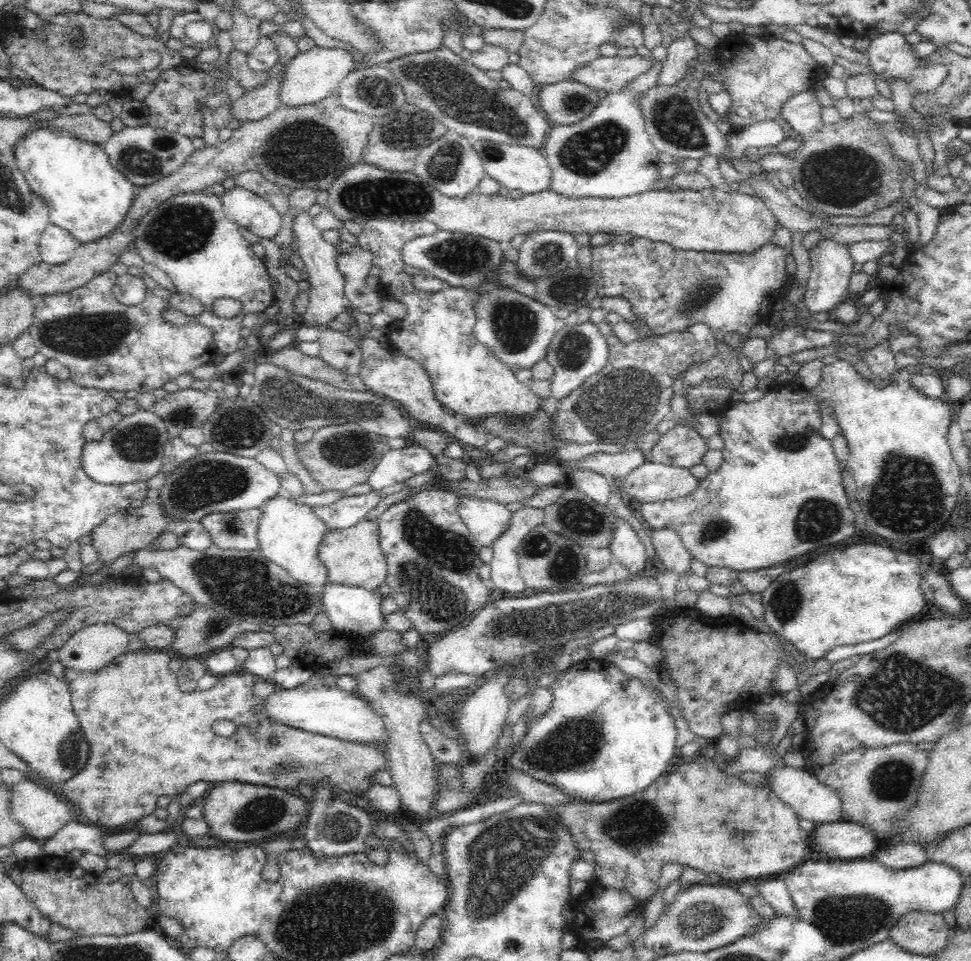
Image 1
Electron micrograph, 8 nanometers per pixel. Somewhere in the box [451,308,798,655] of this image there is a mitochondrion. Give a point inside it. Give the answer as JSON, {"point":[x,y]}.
{"point":[624,401]}

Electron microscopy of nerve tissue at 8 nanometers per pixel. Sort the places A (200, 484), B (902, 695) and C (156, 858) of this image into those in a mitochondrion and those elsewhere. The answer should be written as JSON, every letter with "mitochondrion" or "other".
{"A":"mitochondrion","B":"mitochondrion","C":"other"}

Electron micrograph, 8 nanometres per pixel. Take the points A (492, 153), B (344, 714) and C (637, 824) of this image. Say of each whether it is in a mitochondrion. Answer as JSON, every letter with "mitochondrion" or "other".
{"A":"mitochondrion","B":"other","C":"mitochondrion"}

